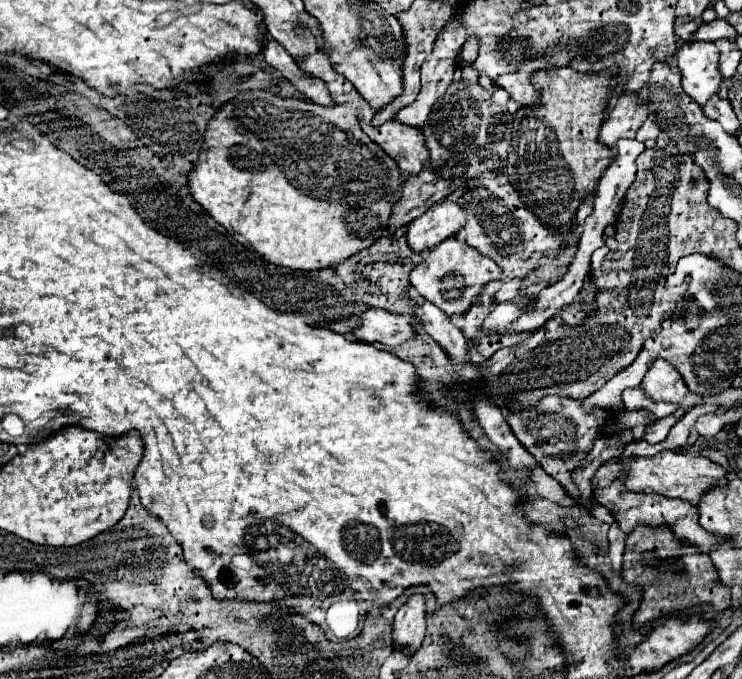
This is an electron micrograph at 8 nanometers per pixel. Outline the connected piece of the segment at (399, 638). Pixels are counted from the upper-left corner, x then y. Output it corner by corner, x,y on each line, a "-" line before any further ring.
413,593
395,615
393,645
409,647
411,653
421,645
425,637
425,595

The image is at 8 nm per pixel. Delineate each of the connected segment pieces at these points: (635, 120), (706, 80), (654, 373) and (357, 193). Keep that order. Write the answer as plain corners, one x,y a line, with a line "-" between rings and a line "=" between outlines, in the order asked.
637,93
621,95
599,131
599,141
609,149
615,149
619,139
635,139
635,133
645,119
647,111
637,103
=
693,41
683,43
677,51
677,67
683,75
683,91
691,95
699,105
707,103
717,93
721,75
717,71
719,51
715,43
=
657,359
651,365
651,369
643,377
641,389
645,391
647,397
651,397
655,401
673,403
673,405
679,405
685,409
701,401
699,395
695,395
687,389
681,375
665,359
=
241,91
235,99
221,105
215,119
207,123
203,151
199,151
199,159
187,175
191,197
219,223
223,225
239,243
245,243
245,248
258,253
265,261
273,265
283,265
289,269
325,269
341,263
343,259
355,255
357,251
373,245
385,231
391,215
393,203
401,197
401,171
397,163
377,145
373,143
361,129
355,109
349,105
337,107
321,107
311,101
303,101
297,97
279,97
269,91

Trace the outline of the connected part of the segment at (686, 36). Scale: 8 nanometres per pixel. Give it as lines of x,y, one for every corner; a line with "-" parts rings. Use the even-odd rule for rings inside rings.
694,21
685,23
679,27
675,27
675,35
683,42
689,42
692,35
697,31
698,27
699,26

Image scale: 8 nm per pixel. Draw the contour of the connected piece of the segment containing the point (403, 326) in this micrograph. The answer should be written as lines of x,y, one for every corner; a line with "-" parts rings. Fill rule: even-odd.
369,307
359,317
357,327
353,327
353,335
359,341
367,343
383,343
383,345
401,345
407,339
415,335
413,323
415,319
411,315
391,315
383,309

